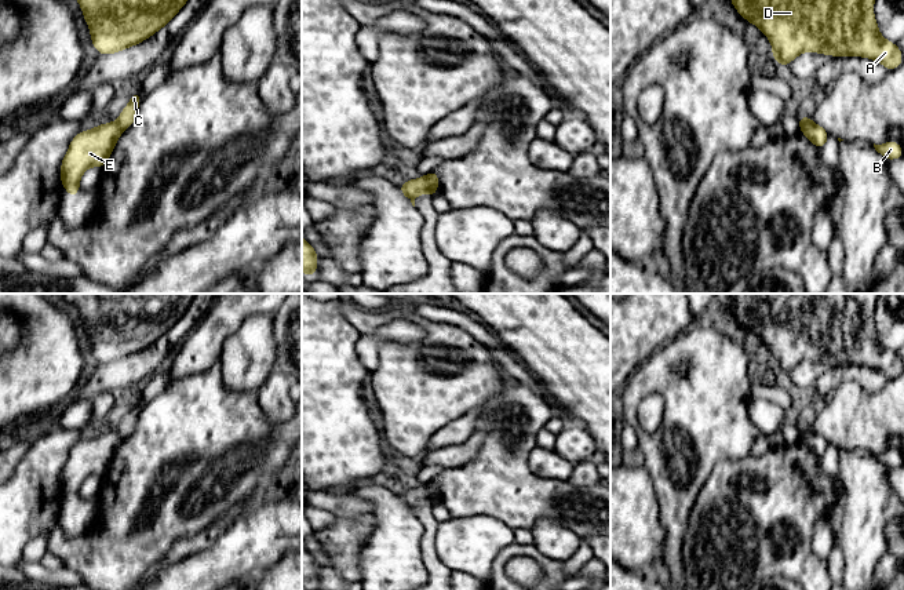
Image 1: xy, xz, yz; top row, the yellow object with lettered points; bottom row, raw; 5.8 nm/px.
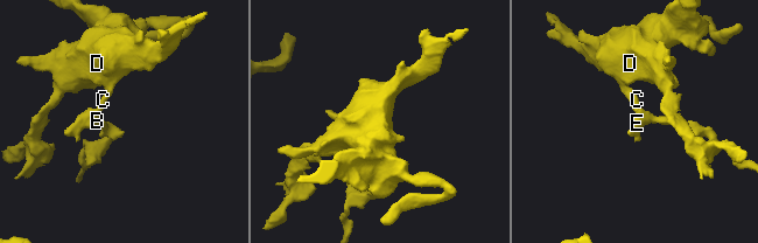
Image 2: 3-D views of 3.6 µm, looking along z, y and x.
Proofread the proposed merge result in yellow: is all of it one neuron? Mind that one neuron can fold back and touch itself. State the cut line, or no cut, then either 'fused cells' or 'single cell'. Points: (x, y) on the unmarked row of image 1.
xz (425, 485), (436, 499) | fused cells

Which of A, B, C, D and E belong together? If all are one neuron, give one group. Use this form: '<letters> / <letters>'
A C D / B E

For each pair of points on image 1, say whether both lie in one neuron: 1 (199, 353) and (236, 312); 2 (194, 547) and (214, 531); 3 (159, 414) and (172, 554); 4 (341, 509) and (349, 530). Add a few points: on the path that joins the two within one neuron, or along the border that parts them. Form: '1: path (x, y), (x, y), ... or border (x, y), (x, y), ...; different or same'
1: path (204, 343), (226, 321); same
2: path (199, 543), (210, 535); same
3: border (201, 531), (179, 538), (149, 568); different
4: border (371, 513), (357, 517), (336, 517); different

